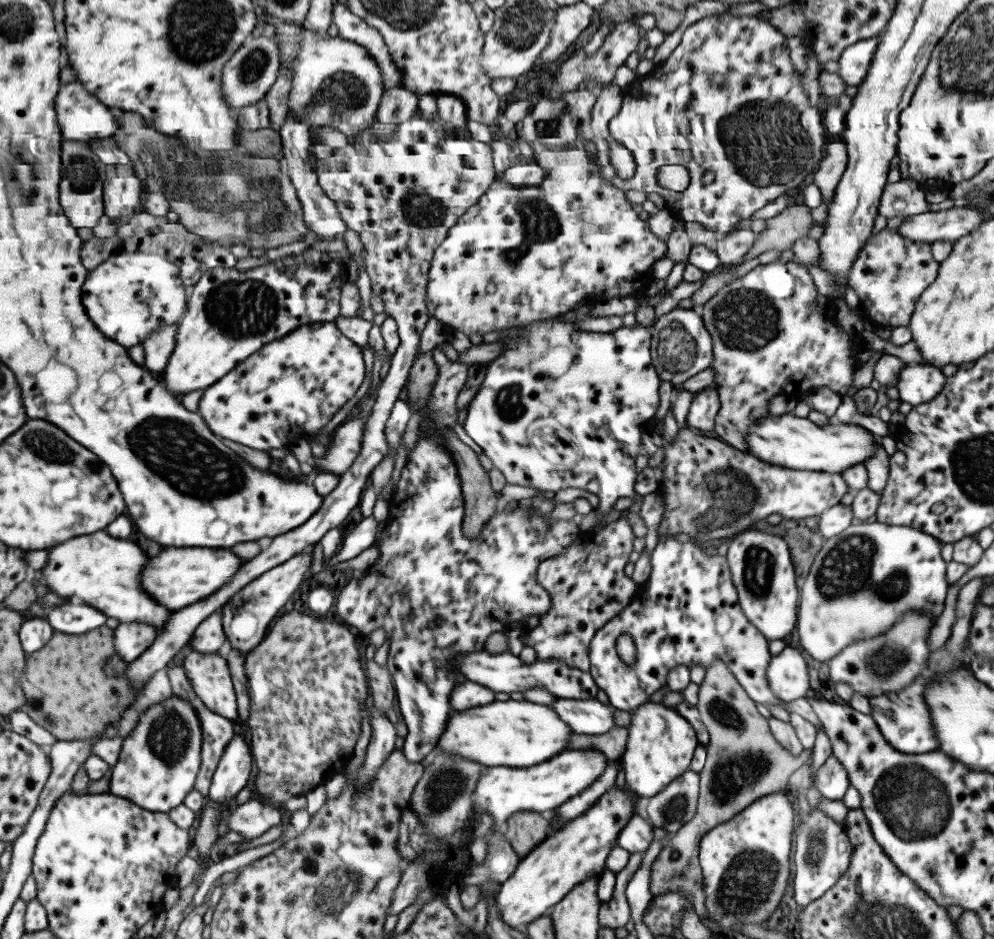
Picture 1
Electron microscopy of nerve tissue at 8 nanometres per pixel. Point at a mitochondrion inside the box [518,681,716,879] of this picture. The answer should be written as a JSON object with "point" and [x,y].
{"point":[673,808]}

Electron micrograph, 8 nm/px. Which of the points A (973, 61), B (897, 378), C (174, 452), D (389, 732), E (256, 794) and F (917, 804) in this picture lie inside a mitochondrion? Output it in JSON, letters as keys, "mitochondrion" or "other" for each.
{"A":"mitochondrion","B":"other","C":"mitochondrion","D":"other","E":"other","F":"mitochondrion"}

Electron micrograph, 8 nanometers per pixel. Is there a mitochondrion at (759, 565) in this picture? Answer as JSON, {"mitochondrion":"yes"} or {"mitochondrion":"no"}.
{"mitochondrion":"yes"}

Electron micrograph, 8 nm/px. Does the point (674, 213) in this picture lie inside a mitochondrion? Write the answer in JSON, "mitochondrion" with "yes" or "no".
{"mitochondrion":"no"}

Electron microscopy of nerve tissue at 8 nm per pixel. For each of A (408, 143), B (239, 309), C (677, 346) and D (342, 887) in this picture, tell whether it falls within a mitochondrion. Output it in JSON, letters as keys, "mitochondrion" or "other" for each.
{"A":"other","B":"mitochondrion","C":"mitochondrion","D":"mitochondrion"}

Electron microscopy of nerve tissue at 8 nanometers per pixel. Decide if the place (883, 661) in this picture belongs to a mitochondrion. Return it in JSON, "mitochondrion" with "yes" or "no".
{"mitochondrion":"yes"}

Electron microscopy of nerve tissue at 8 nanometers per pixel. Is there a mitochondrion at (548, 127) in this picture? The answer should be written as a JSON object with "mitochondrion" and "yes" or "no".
{"mitochondrion":"yes"}

